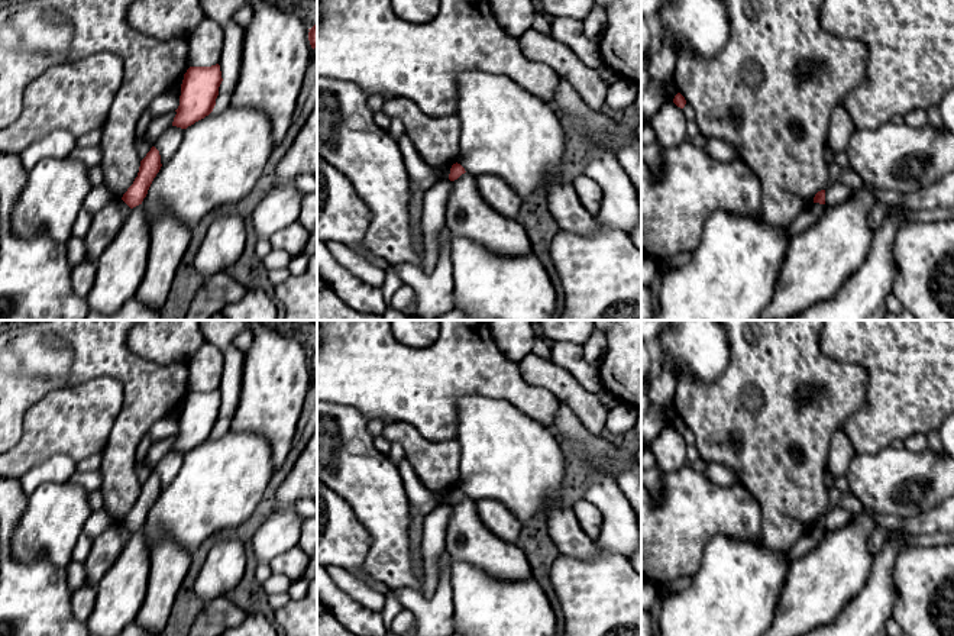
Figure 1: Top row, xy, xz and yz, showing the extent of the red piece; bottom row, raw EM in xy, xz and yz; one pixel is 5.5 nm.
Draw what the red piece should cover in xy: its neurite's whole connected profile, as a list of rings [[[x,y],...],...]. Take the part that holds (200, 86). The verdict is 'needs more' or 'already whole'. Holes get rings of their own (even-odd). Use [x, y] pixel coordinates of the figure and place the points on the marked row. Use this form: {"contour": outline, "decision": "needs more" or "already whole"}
{"contour": [[[220,65],[190,67],[181,84],[180,106],[175,110],[172,126],[187,129],[208,116],[219,96],[221,84]]], "decision": "already whole"}

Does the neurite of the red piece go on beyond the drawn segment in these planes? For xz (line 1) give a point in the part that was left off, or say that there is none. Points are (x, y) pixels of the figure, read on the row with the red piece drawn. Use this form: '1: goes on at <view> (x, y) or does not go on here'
1: does not go on here

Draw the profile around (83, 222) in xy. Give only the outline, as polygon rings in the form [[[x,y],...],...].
[[[83,209],[75,219],[72,227],[72,236],[84,238],[91,226],[91,220],[93,220],[93,213]]]

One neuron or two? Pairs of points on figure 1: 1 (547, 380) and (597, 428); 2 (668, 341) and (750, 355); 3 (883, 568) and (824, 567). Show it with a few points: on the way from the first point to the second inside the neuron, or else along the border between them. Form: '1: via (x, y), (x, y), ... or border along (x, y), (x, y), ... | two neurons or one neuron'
1: via (562, 386), (589, 413) | one neuron
2: border along (728, 335), (728, 364), (712, 381) | two neurons
3: border along (873, 558), (866, 584), (853, 597) | two neurons

